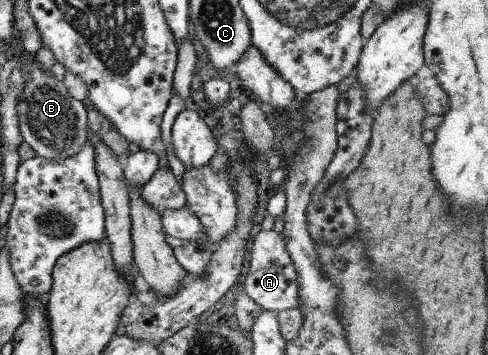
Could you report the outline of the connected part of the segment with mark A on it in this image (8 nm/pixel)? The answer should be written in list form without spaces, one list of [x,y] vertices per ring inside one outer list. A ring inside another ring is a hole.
[[[260,229],[251,241],[253,242],[251,244],[251,260],[247,264],[249,274],[246,274],[247,278],[244,283],[249,298],[252,298],[253,302],[261,305],[265,310],[271,310],[277,314],[283,310],[289,310],[289,308],[299,309],[301,300],[299,300],[297,272],[287,248],[285,248],[285,238],[275,230],[266,232]]]

